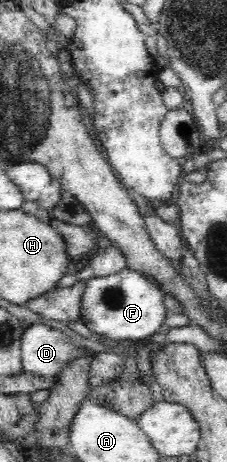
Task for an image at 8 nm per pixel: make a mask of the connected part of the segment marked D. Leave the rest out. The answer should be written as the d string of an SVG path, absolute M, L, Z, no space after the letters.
M41 323L25 325L22 370L43 378L55 376L74 358L75 350L77 347L65 331Z

